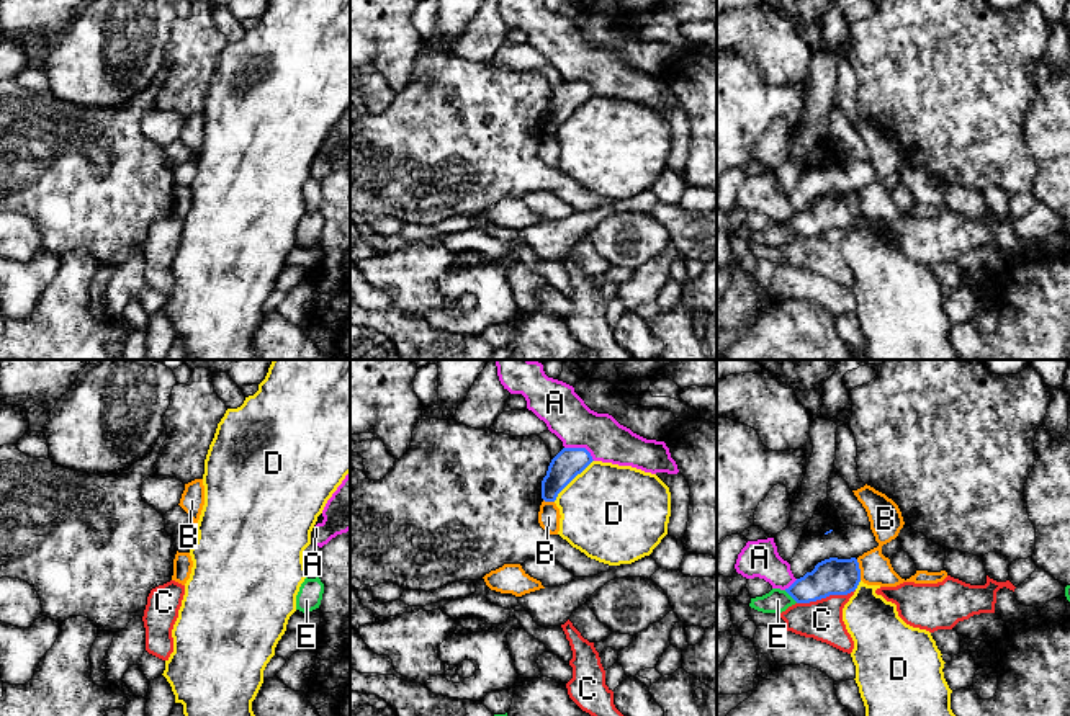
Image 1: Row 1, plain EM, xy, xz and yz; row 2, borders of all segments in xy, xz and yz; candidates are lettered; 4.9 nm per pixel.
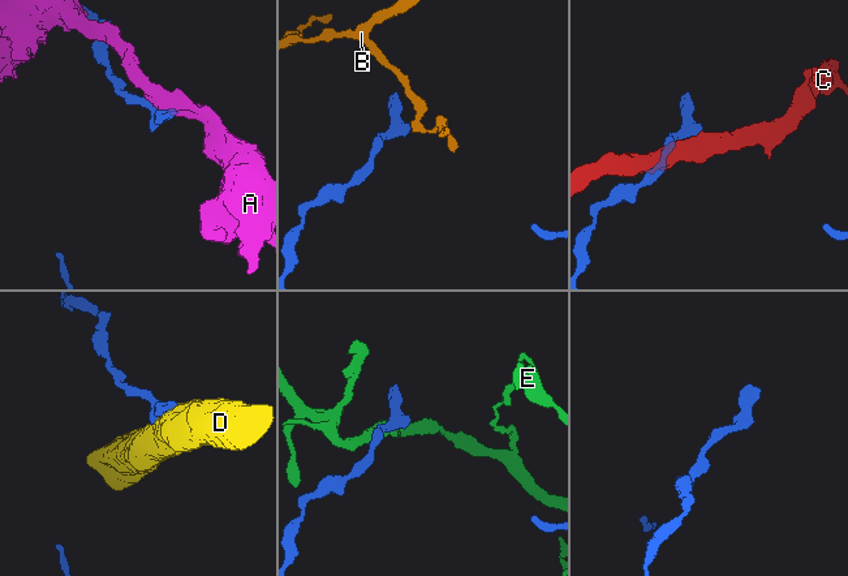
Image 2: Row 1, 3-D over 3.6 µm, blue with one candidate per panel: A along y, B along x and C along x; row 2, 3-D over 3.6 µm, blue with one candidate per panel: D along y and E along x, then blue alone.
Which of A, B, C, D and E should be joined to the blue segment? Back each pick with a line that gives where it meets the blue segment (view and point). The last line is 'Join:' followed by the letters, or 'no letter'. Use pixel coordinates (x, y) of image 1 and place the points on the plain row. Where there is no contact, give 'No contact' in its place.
Join: no letter

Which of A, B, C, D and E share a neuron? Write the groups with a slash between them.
A / B / C / D / E

